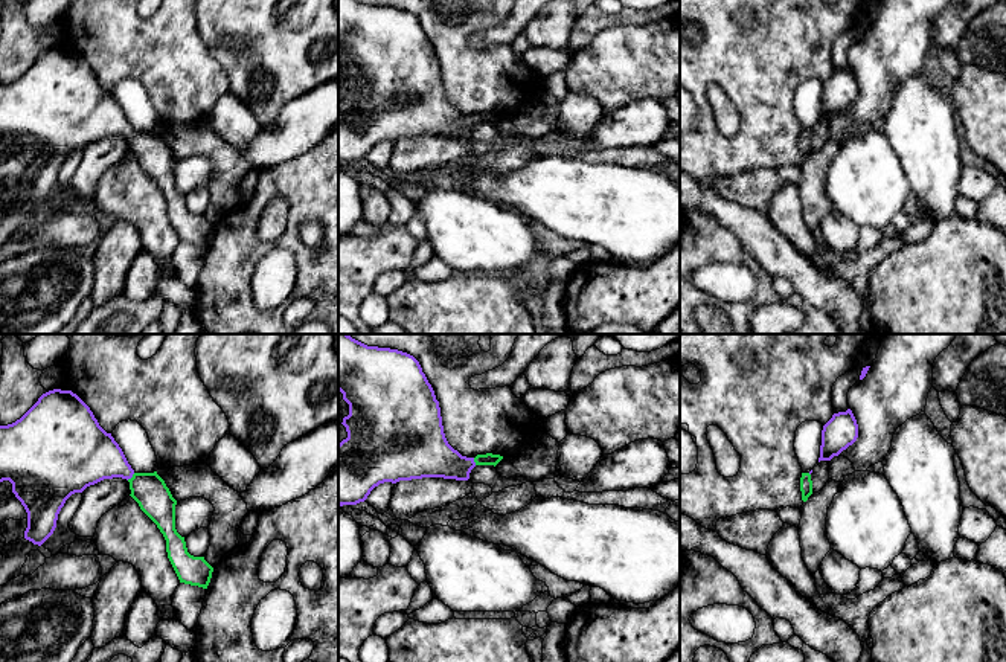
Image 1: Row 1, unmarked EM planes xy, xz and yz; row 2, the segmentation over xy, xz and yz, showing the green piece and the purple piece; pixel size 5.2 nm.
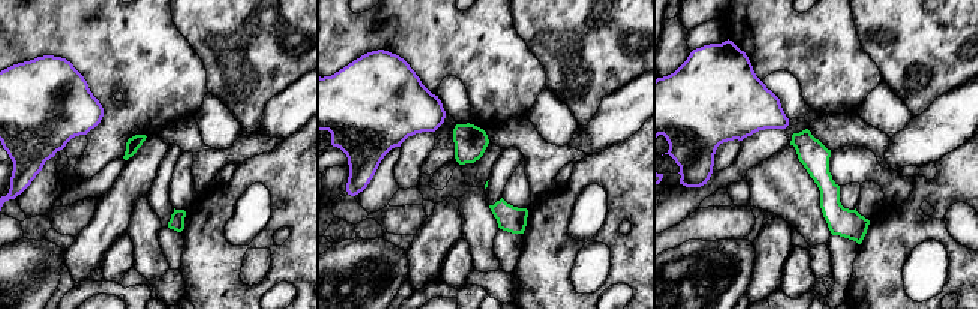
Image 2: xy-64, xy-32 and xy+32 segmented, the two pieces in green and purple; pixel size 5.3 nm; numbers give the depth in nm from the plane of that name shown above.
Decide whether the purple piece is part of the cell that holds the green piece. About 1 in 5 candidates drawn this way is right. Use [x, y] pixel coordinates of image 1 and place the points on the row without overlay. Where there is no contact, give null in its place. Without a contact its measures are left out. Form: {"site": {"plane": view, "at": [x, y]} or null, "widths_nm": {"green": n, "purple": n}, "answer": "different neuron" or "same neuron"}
{"site": {"plane": "xy", "at": [131, 136]}, "widths_nm": {"green": 180, "purple": 300}, "answer": "same neuron"}

